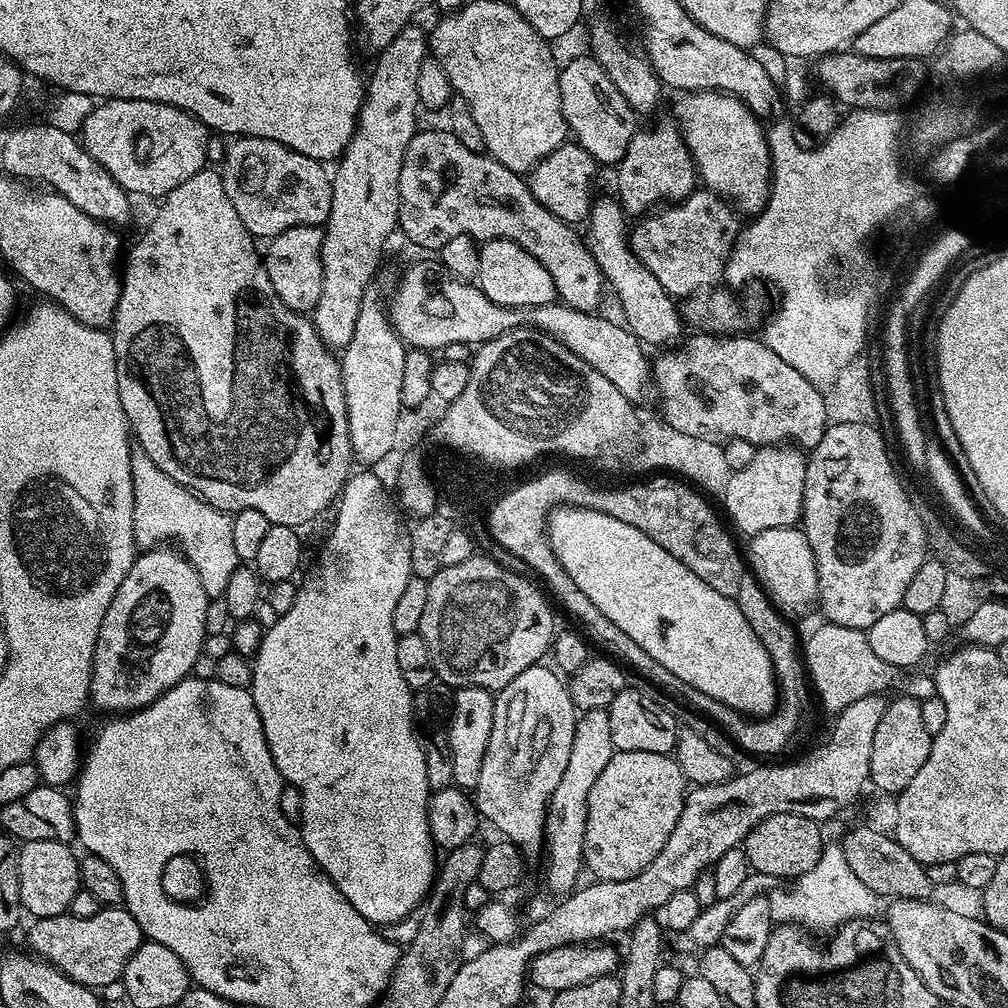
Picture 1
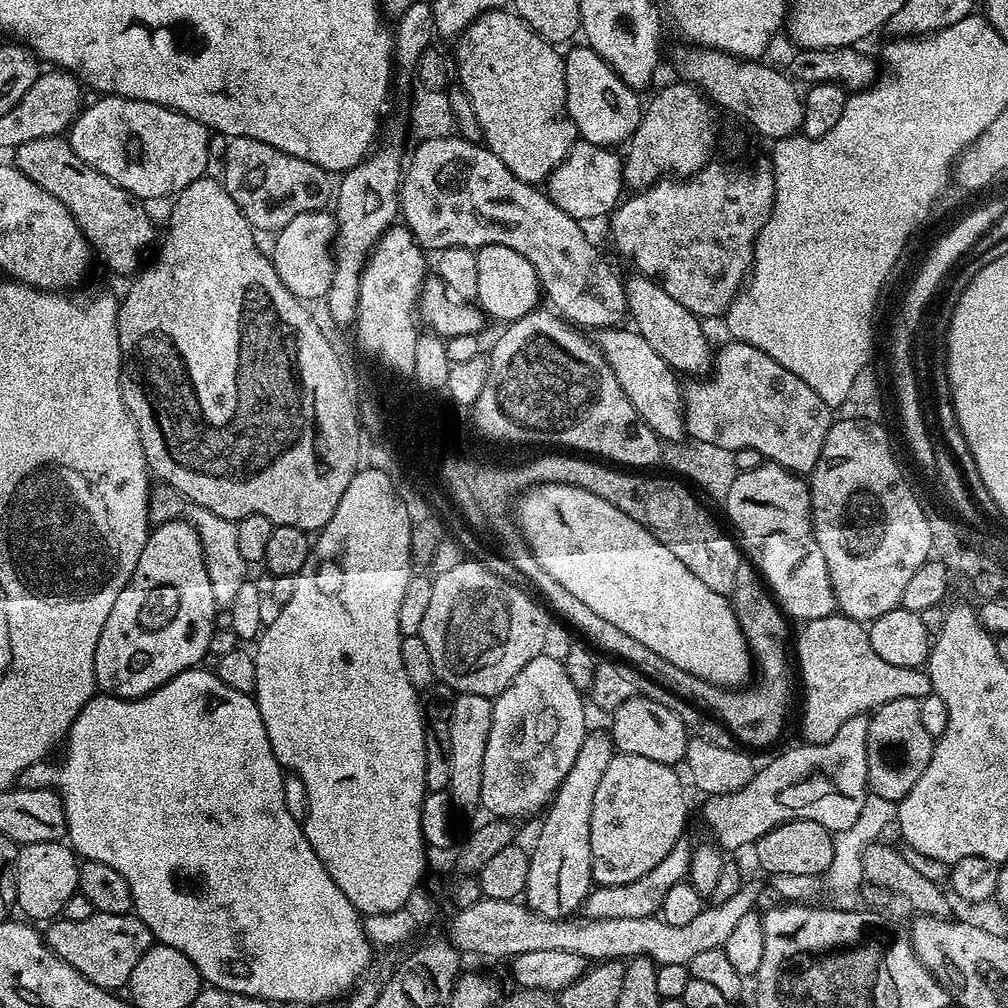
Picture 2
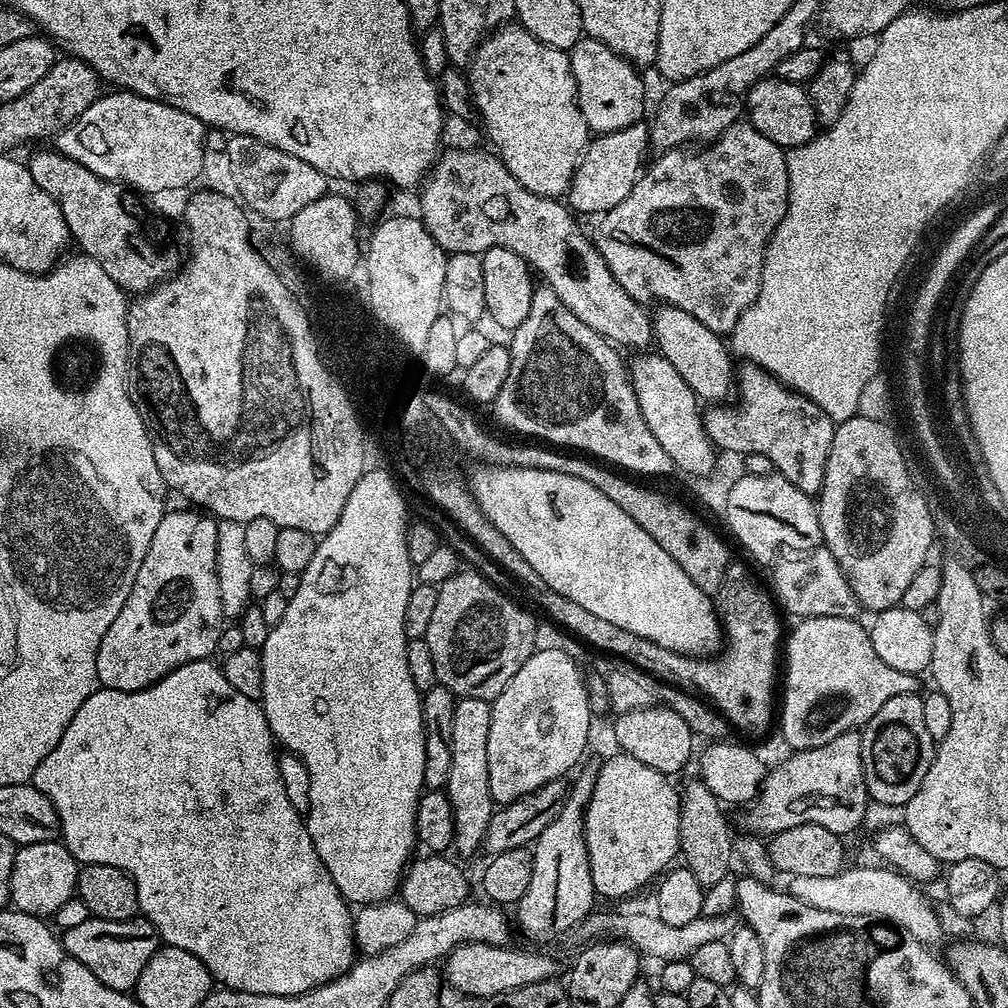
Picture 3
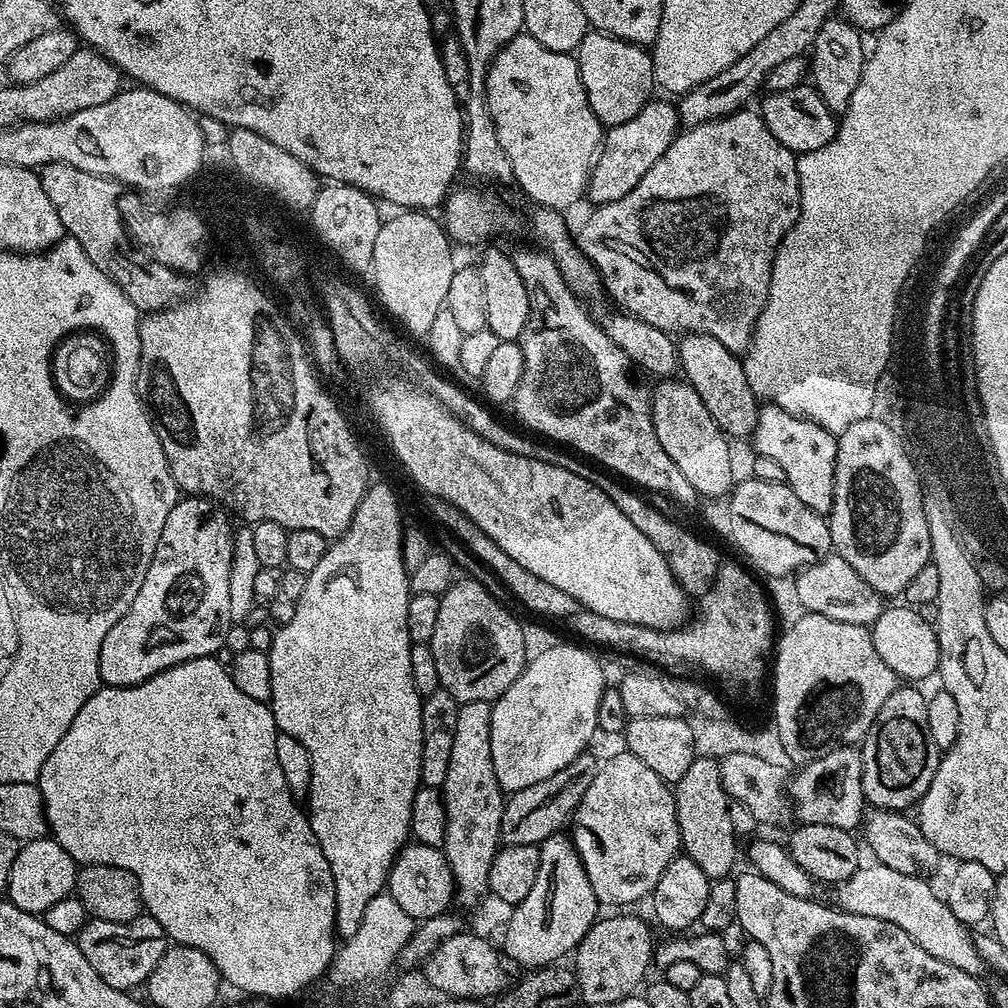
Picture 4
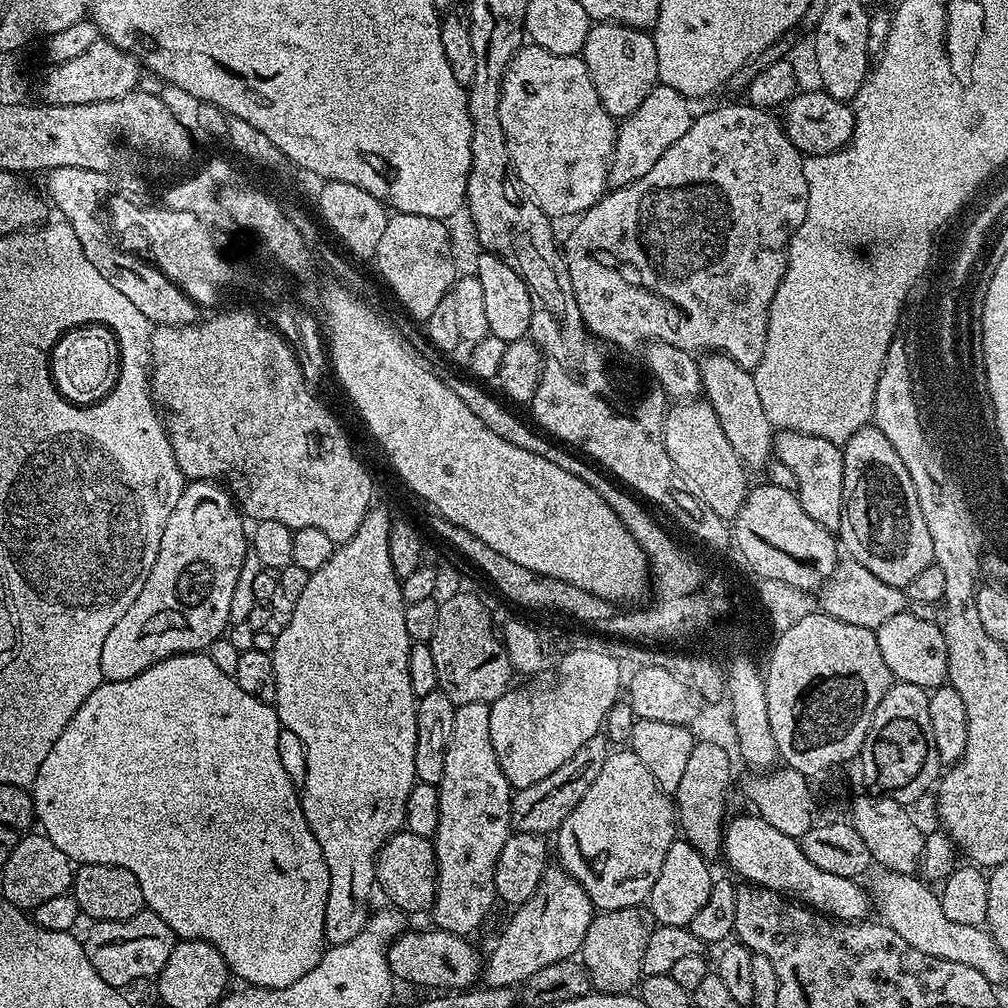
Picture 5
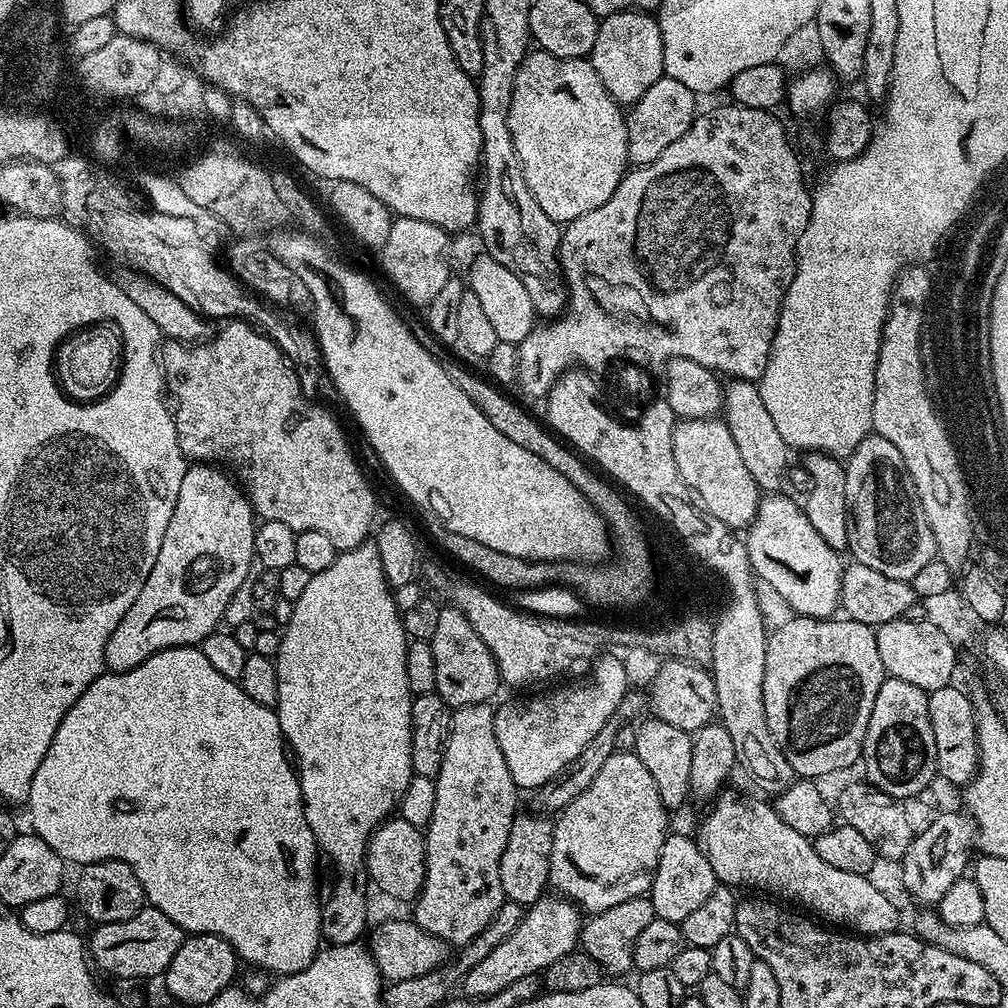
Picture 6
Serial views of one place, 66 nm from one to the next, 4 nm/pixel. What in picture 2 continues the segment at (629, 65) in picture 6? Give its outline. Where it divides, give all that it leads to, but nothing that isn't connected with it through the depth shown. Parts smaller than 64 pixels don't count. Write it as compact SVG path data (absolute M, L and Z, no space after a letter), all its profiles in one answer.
M569 47L569 52L563 53L568 118L574 122L579 139L594 142L603 148L615 149L631 140L638 126L642 111L641 93L626 86L626 82L614 74L611 66L593 48L579 47Z

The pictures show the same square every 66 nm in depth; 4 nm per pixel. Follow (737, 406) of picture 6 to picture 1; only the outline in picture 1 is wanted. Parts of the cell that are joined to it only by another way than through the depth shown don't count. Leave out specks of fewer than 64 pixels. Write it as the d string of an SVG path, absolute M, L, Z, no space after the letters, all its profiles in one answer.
M593 199L588 210L586 226L588 226L588 236L586 232L588 249L594 262L598 262L598 270L602 270L611 295L613 292L617 302L620 303L620 312L624 315L623 323L645 345L675 345L681 339L681 313L673 297L669 296L668 291L662 286L662 282L658 282L658 278L654 278L654 274L646 270L646 266L634 254L630 243L630 224L619 200Z

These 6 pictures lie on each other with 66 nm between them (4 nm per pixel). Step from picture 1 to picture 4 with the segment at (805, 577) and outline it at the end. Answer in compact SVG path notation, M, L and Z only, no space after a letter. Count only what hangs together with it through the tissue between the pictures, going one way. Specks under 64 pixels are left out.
M829 554L820 563L800 569L795 573L795 580L796 600L804 612L865 626L871 626L884 613L886 604L880 593L874 591L858 574L858 570L854 570L854 566L850 566L850 562L841 556Z

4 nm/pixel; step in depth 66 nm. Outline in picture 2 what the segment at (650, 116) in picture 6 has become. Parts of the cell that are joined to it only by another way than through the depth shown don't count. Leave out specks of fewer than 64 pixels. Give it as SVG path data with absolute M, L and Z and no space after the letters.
M577 139L571 150L566 154L566 158L554 169L546 181L546 191L554 202L554 206L558 206L558 210L566 210L566 214L570 214L570 218L581 222L596 220L599 216L604 215L607 217L616 205L621 203L620 191L625 191L625 188L624 162L621 153L581 139Z

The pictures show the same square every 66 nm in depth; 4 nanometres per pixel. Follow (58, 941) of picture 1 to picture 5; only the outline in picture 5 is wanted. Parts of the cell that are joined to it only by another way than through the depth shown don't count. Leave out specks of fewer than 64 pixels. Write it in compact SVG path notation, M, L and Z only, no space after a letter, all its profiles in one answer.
M147 910L134 914L129 920L97 920L91 927L88 937L82 940L86 958L90 958L90 966L98 970L102 982L121 990L135 980L159 976L178 939L158 914Z

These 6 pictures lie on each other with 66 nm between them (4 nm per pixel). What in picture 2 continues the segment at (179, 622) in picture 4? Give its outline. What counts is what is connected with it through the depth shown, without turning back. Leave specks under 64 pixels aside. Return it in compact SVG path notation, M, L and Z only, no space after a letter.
M184 518L168 520L164 524L156 524L149 531L146 546L142 546L142 558L138 558L138 566L134 570L130 582L122 590L122 594L118 594L118 598L114 602L114 610L110 610L110 614L106 617L106 626L102 626L98 646L94 650L94 670L96 671L96 683L99 691L123 700L137 700L143 696L149 696L151 692L158 691L163 684L170 682L175 676L185 672L187 668L197 667L203 661L200 659L207 654L208 647L212 644L212 631L216 628L216 611L218 611L218 605L214 598L214 590L210 587L210 574L206 574L204 551L196 527Z

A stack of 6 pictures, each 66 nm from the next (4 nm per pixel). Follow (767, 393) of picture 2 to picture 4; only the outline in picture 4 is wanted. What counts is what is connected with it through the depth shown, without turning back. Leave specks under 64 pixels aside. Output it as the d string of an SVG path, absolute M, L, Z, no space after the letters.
M765 403L758 414L756 429L750 443L756 455L774 458L786 470L786 482L810 506L810 510L827 514L832 508L834 494L834 468L838 458L837 433L826 430L805 416L795 416L778 405Z

